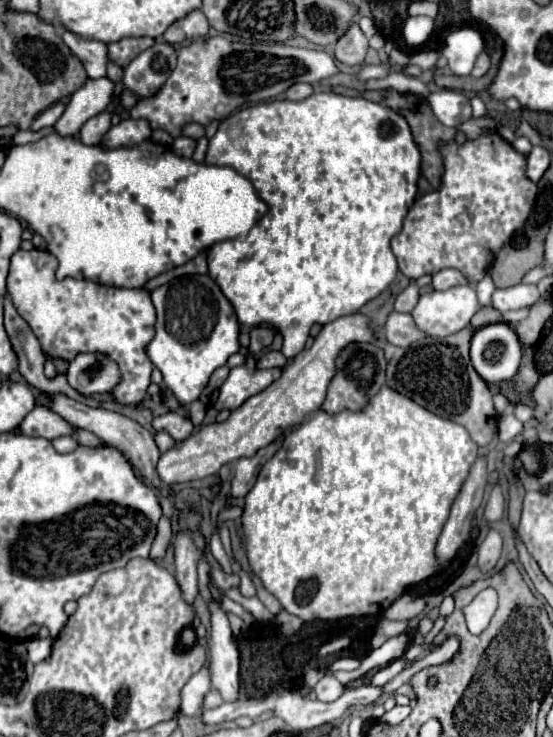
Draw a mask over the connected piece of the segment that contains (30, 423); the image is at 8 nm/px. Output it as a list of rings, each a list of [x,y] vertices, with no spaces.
[[[34,407],[22,421],[20,425],[22,433],[28,437],[44,437],[44,439],[56,439],[62,435],[72,435],[74,425],[62,419],[58,413],[54,413],[48,407]]]

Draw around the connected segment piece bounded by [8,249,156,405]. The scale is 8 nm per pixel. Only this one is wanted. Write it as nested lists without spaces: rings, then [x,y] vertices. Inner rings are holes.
[[[18,249],[14,255],[12,255],[12,263],[10,263],[10,273],[8,273],[8,295],[18,311],[18,315],[30,325],[32,333],[38,337],[40,345],[42,345],[42,351],[50,357],[58,357],[58,359],[64,359],[64,361],[72,361],[76,355],[80,353],[100,353],[108,359],[112,359],[118,367],[120,367],[120,381],[118,385],[110,391],[114,395],[114,399],[122,405],[138,405],[142,403],[142,399],[146,397],[148,393],[148,385],[150,385],[150,373],[152,373],[152,361],[148,359],[148,353],[146,353],[146,347],[148,343],[152,341],[152,335],[154,335],[154,325],[156,325],[156,311],[152,307],[152,299],[150,299],[150,291],[146,291],[144,287],[140,289],[118,289],[118,287],[106,287],[106,285],[98,285],[98,283],[92,283],[92,281],[78,281],[78,279],[64,279],[64,281],[56,281],[54,273],[56,273],[56,267],[58,267],[58,261],[54,255],[50,255],[48,251],[40,251],[40,249],[32,249],[32,251],[24,251],[24,249]]]

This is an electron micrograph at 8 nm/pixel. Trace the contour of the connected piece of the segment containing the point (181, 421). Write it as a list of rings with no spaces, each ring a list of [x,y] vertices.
[[[168,411],[168,413],[160,415],[160,417],[156,417],[152,421],[152,427],[156,431],[166,431],[176,441],[188,439],[188,435],[192,435],[192,431],[194,431],[192,421],[188,417],[184,417],[184,415],[178,415],[176,411]]]

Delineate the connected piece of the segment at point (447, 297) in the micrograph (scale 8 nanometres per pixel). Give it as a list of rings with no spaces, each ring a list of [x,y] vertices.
[[[470,285],[420,295],[412,311],[416,327],[430,337],[444,337],[464,329],[480,309],[476,291]]]

